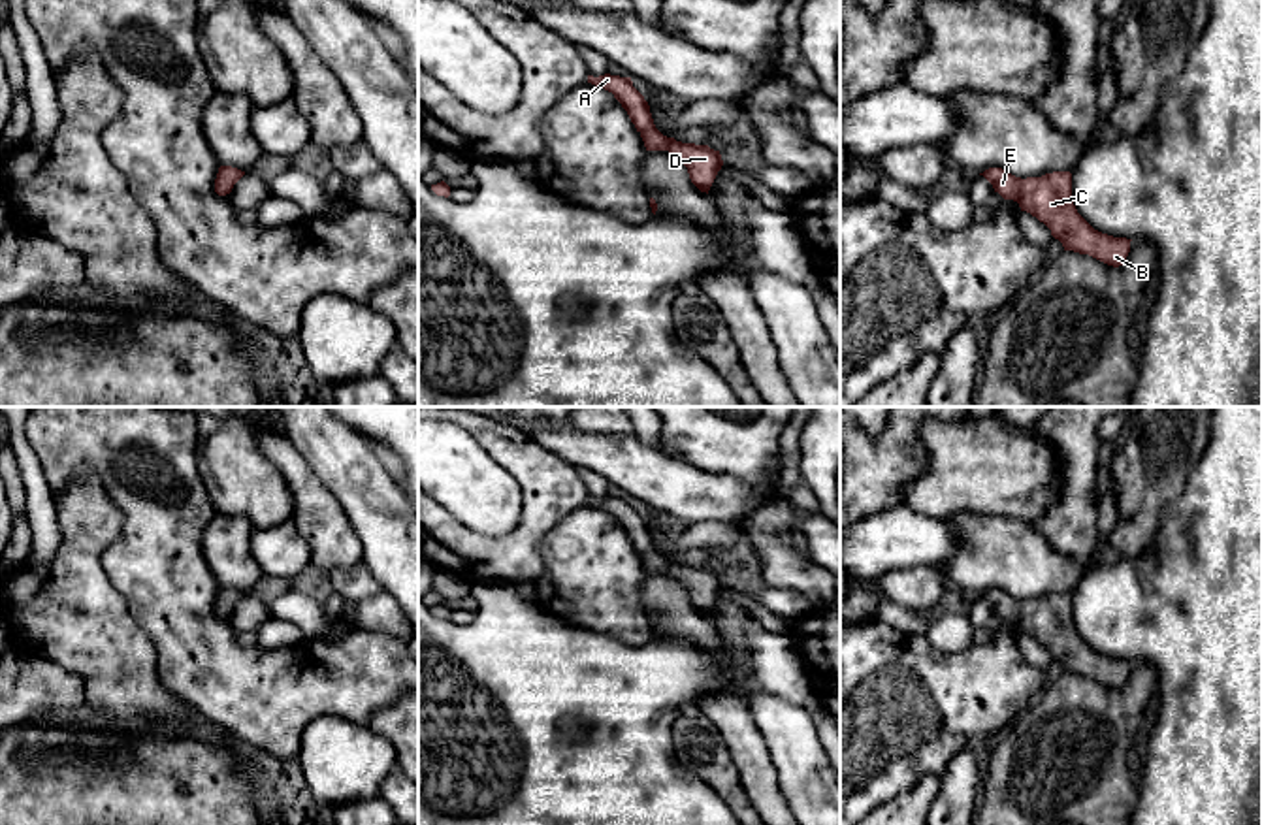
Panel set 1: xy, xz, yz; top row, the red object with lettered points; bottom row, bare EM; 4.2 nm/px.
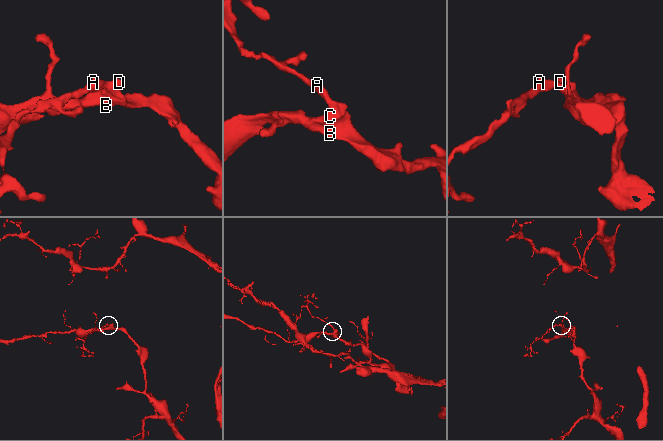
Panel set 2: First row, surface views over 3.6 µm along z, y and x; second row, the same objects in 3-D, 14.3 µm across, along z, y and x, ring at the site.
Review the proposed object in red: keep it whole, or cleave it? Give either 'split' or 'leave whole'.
leave whole

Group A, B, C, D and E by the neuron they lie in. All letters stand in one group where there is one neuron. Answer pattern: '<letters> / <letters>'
A B C D E

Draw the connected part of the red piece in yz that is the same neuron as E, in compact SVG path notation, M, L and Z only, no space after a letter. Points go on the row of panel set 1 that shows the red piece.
M989 168L979 175L1004 200L1017 202L1021 211L1044 222L1051 230L1051 235L1062 243L1064 251L1089 254L1113 267L1124 264L1132 239L1102 234L1077 213L1070 171L1021 179L1002 168Z

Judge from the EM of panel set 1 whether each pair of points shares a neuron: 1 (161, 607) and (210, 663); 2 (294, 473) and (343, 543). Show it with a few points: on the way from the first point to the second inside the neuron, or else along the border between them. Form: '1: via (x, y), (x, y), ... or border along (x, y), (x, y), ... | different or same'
1: via (174, 620), (196, 650) | same
2: via (307, 490), (317, 515), (326, 526) | same

